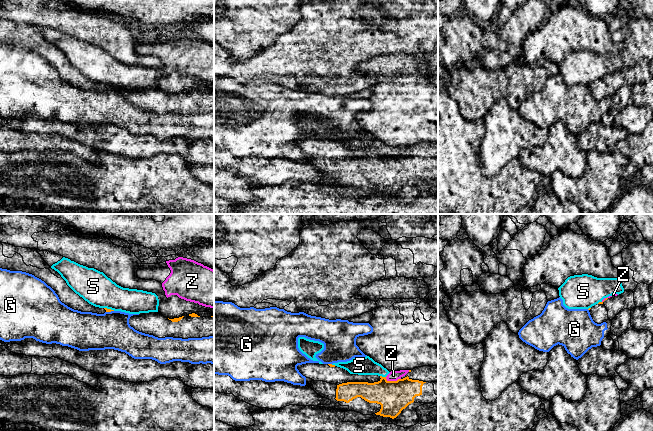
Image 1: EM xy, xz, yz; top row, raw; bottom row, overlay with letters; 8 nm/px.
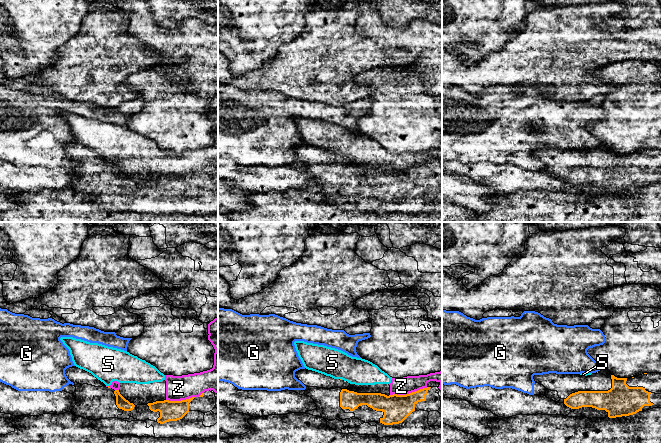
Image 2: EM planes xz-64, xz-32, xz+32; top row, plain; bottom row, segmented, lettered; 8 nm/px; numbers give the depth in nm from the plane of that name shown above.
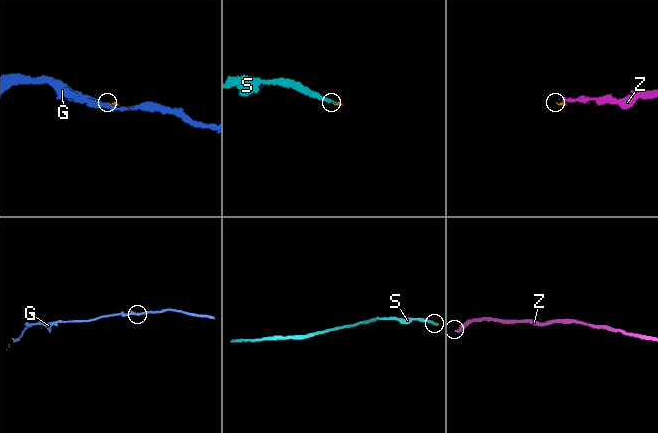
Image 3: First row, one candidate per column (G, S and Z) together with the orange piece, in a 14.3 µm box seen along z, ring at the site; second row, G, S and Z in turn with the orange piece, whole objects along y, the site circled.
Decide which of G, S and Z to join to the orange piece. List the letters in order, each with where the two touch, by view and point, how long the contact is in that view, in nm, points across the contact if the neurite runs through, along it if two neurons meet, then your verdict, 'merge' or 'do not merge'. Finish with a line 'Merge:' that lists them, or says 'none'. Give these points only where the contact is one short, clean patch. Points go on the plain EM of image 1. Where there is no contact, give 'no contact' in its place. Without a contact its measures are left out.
G: xy (109, 87) | 70 nm | do not merge
S: xz (383, 153) | 60 nm | do not merge
Z: xz (393, 157) | 130 nm | do not merge
Merge: none

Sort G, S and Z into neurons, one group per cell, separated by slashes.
G / S Z

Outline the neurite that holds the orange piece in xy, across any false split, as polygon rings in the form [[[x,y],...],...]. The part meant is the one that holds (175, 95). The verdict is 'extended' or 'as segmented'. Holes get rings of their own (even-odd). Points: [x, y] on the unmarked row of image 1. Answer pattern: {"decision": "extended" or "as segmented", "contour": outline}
{"decision": "extended", "contour": [[[211,86],[169,95],[158,88],[140,89],[129,95],[135,106],[158,114],[202,114],[214,112],[214,91]]]}

